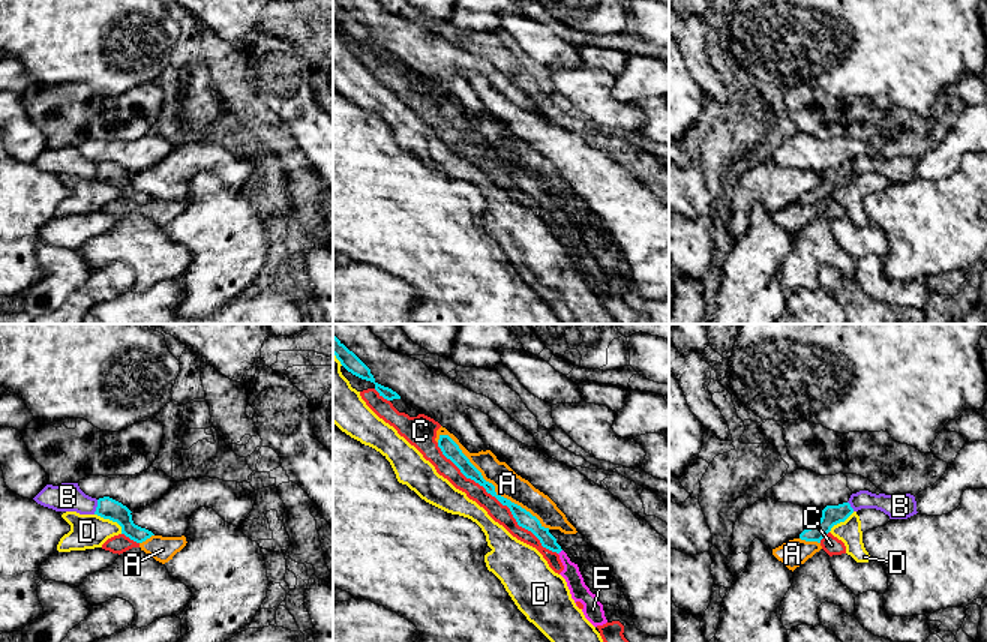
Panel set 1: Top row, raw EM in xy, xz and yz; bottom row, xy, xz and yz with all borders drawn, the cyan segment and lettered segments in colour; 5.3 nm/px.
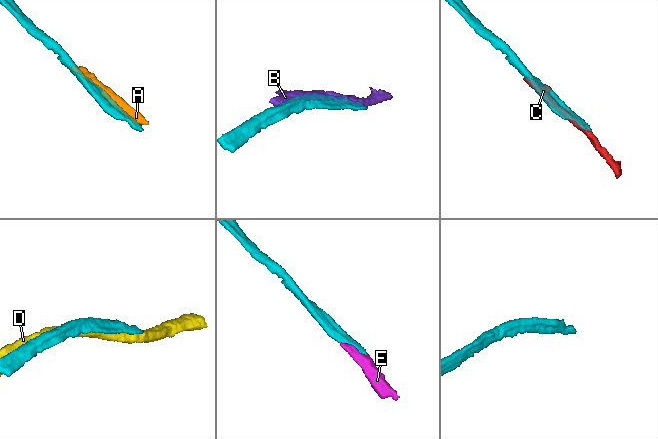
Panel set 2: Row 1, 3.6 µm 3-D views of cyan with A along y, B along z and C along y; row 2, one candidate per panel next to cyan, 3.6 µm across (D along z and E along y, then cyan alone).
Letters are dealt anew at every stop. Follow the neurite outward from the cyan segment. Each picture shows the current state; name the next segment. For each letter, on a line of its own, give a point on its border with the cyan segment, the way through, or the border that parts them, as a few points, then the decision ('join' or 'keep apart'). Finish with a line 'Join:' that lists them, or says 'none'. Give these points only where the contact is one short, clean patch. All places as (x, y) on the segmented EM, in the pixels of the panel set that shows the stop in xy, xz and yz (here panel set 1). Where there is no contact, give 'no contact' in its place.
A: contact xz (492, 485); keep apart
B: contact xy (96, 507); keep apart
C: contact xz (498, 500); keep apart
D: contact xy (111, 519); keep apart
E: contact xz (560, 551); join
Join: E

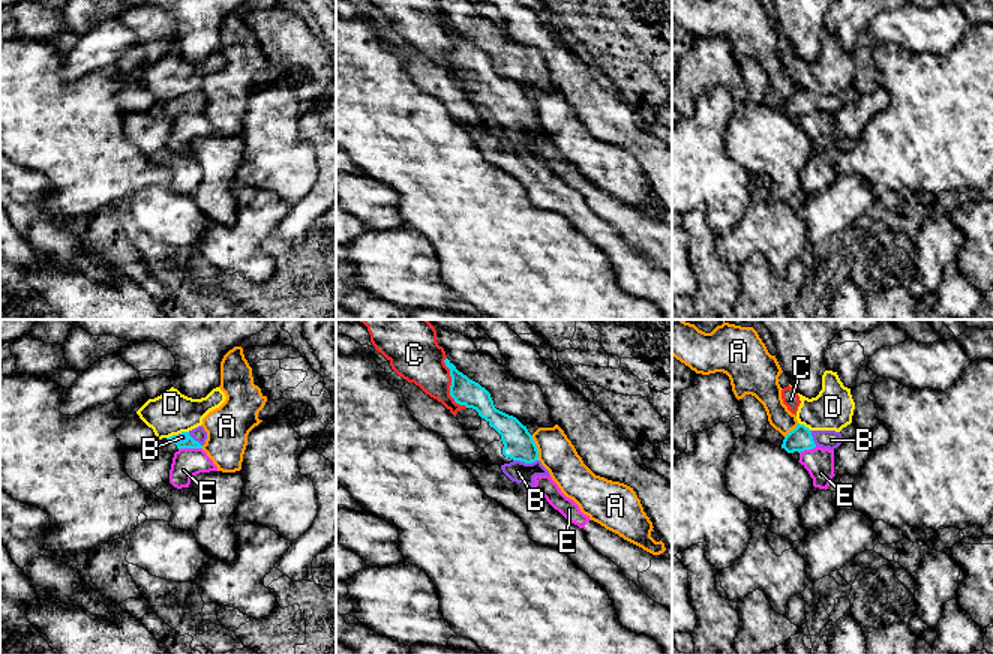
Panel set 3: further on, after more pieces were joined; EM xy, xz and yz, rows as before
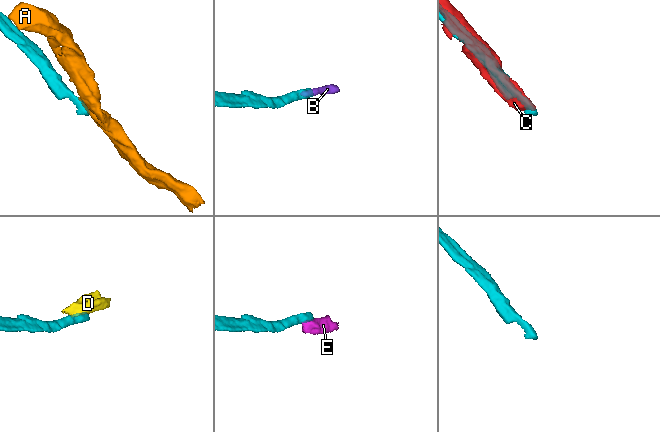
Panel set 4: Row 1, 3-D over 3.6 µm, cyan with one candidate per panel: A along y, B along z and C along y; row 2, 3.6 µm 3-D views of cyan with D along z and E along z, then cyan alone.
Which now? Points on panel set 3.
A: contact xz (536, 447); border xz (531, 435), (539, 459); keep apart
B: contact xz (525, 462); way xz (518, 443), (525, 455), (525, 462), (518, 471); join
C: contact xz (450, 386); keep apart
D: contact yz (803, 425); border yz (798, 422), (810, 429); keep apart
E: contact xy (189, 447); border xy (201, 447), (182, 447), (179, 450); keep apart
Join: B

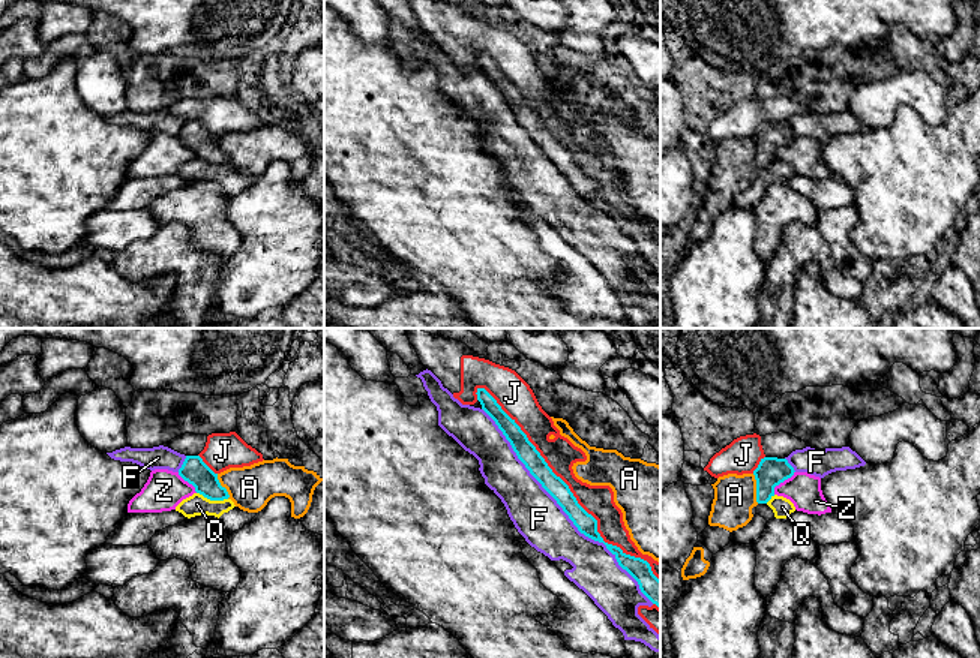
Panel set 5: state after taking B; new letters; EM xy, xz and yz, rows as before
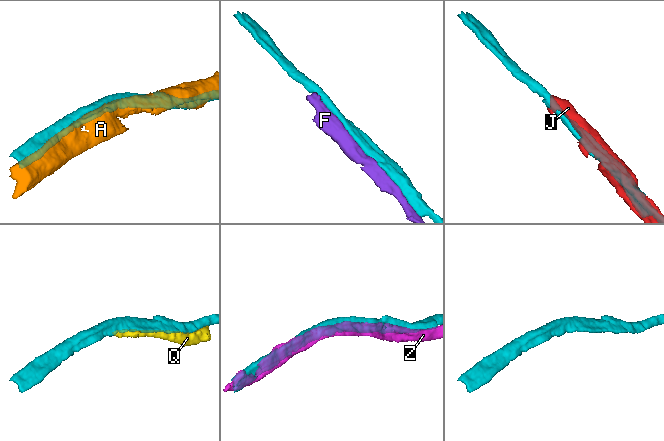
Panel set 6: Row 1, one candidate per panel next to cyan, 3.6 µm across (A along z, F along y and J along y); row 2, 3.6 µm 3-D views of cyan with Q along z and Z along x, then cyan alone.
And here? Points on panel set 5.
A: contact yz (757, 489); keep apart
F: contact xz (563, 510); keep apart
J: contact xz (571, 492); keep apart
Q: contact xy (212, 499); keep apart
Z: contact yz (782, 481); keep apart
Join: none

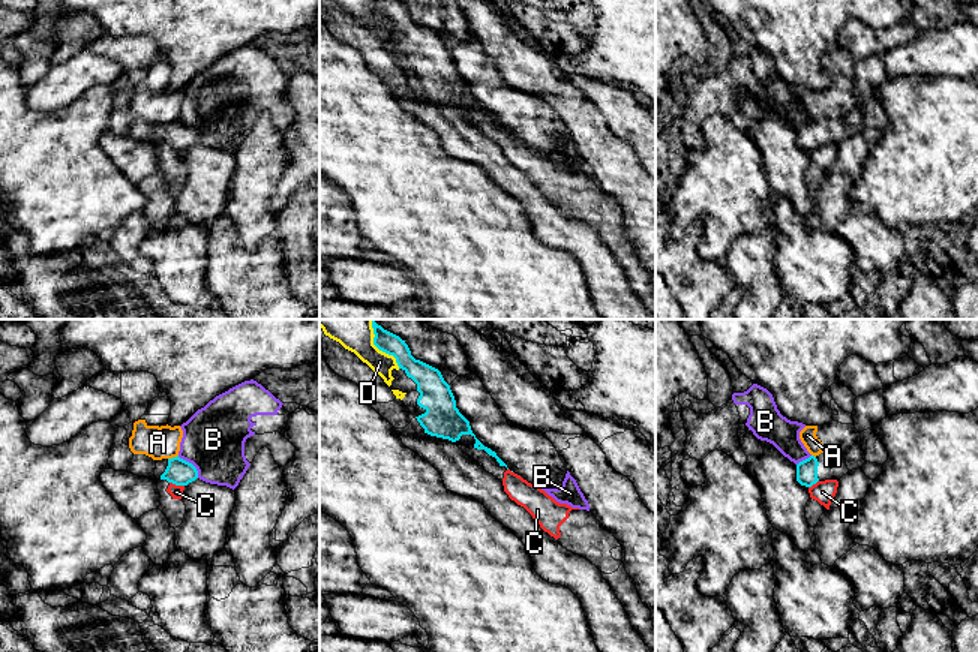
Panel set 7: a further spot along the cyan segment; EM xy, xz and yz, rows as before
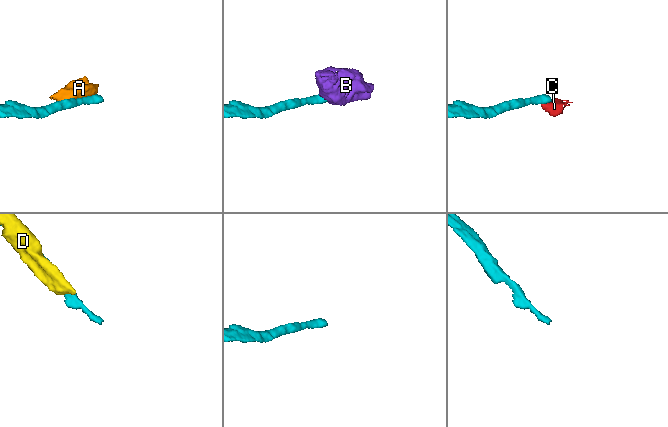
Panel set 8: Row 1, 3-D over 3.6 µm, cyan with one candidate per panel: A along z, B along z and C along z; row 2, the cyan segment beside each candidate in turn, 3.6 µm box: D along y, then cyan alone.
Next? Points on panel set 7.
A: contact xy (173, 457); keep apart
B: contact xy (191, 463); border xy (177, 456), (188, 460), (195, 468), (198, 477); keep apart
C: contact xy (177, 484); border xy (170, 481), (183, 486); keep apart
D: contact xz (378, 348); keep apart
Join: none

